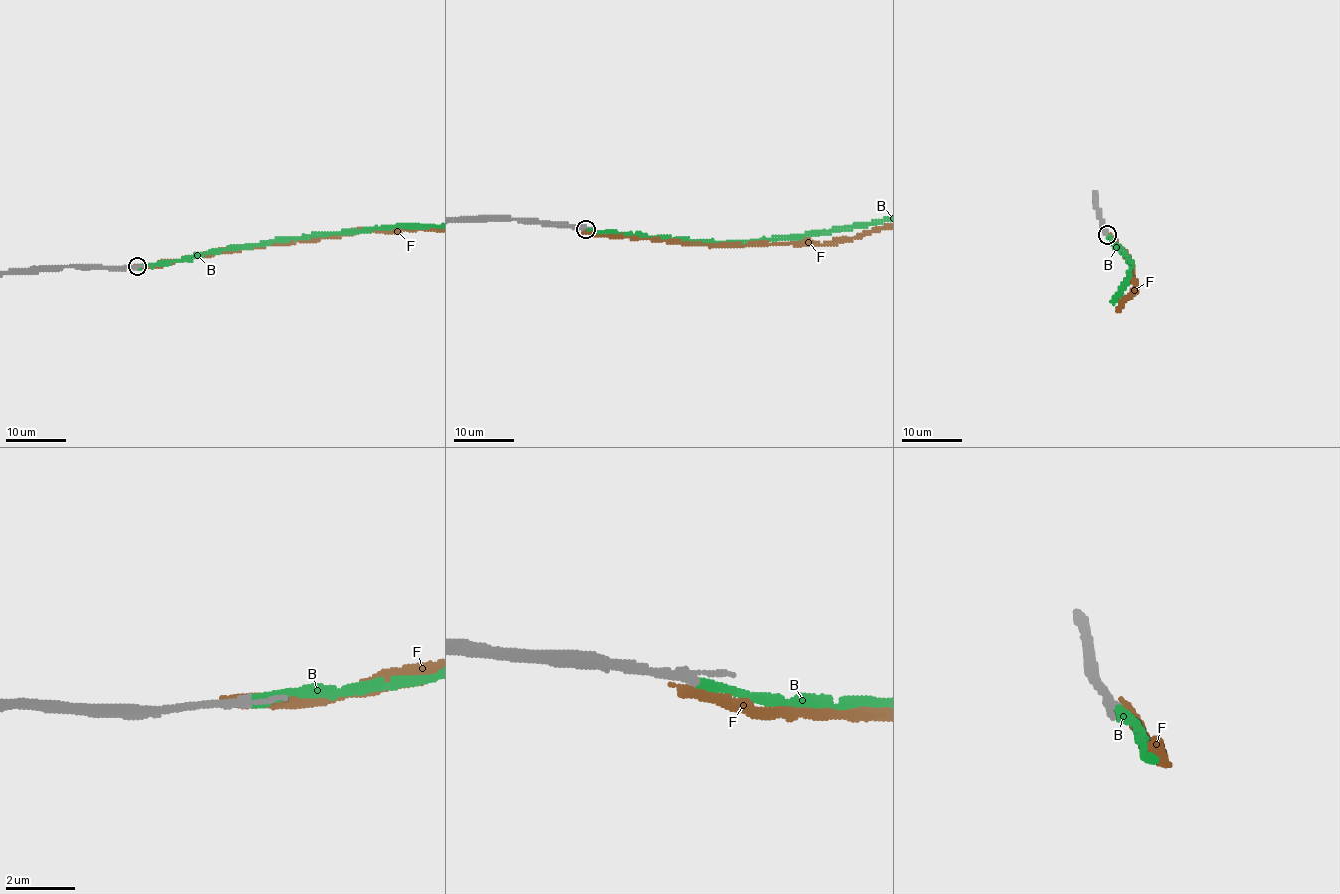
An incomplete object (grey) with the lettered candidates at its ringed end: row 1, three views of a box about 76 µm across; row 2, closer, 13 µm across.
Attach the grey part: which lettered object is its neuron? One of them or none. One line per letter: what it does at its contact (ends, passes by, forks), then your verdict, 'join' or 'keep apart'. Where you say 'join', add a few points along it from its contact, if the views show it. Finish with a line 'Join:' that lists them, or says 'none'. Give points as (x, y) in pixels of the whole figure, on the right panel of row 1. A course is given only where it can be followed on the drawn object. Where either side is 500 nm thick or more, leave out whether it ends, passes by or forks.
B: it ends | join
F: it ends | keep apart
Join: B

